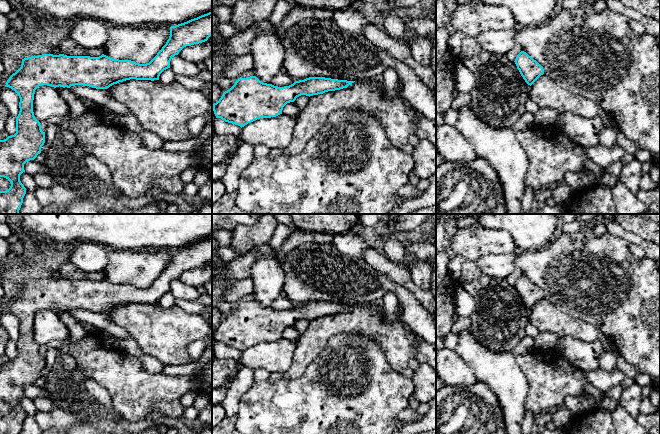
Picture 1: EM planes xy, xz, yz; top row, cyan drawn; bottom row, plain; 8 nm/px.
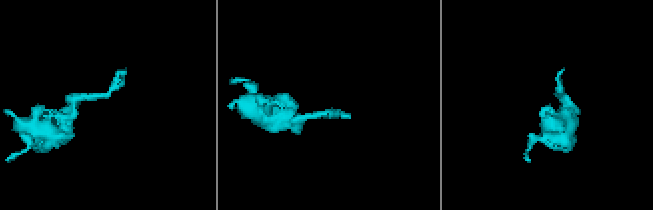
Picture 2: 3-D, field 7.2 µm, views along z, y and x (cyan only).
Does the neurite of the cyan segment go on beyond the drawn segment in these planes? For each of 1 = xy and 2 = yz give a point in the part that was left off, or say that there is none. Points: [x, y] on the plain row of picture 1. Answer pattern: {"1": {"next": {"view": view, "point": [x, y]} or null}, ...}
{"1": {"next": null}, "2": {"next": null}}

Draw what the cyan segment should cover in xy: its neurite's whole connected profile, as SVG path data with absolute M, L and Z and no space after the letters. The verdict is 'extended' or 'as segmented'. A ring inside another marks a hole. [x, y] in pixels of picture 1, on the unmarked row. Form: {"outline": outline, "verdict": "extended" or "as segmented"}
{"outline": "M212 235L191 243L187 246L171 250L170 260L157 279L146 288L131 284L110 282L104 278L99 281L67 280L64 278L42 278L22 283L21 291L13 297L6 306L6 311L14 314L19 322L19 338L16 341L16 357L0 364L0 401L8 403L11 410L6 415L0 415L0 434L20 434L26 412L20 405L20 399L25 396L24 388L34 384L41 377L45 367L45 356L33 336L35 314L42 309L51 311L67 311L75 309L89 310L96 313L106 313L110 310L130 303L159 304L160 298L170 292L170 285L186 270L199 268L212 259Z", "verdict": "as segmented"}

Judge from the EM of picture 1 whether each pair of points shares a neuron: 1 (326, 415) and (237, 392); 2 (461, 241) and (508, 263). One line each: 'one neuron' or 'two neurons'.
1: two neurons
2: two neurons

